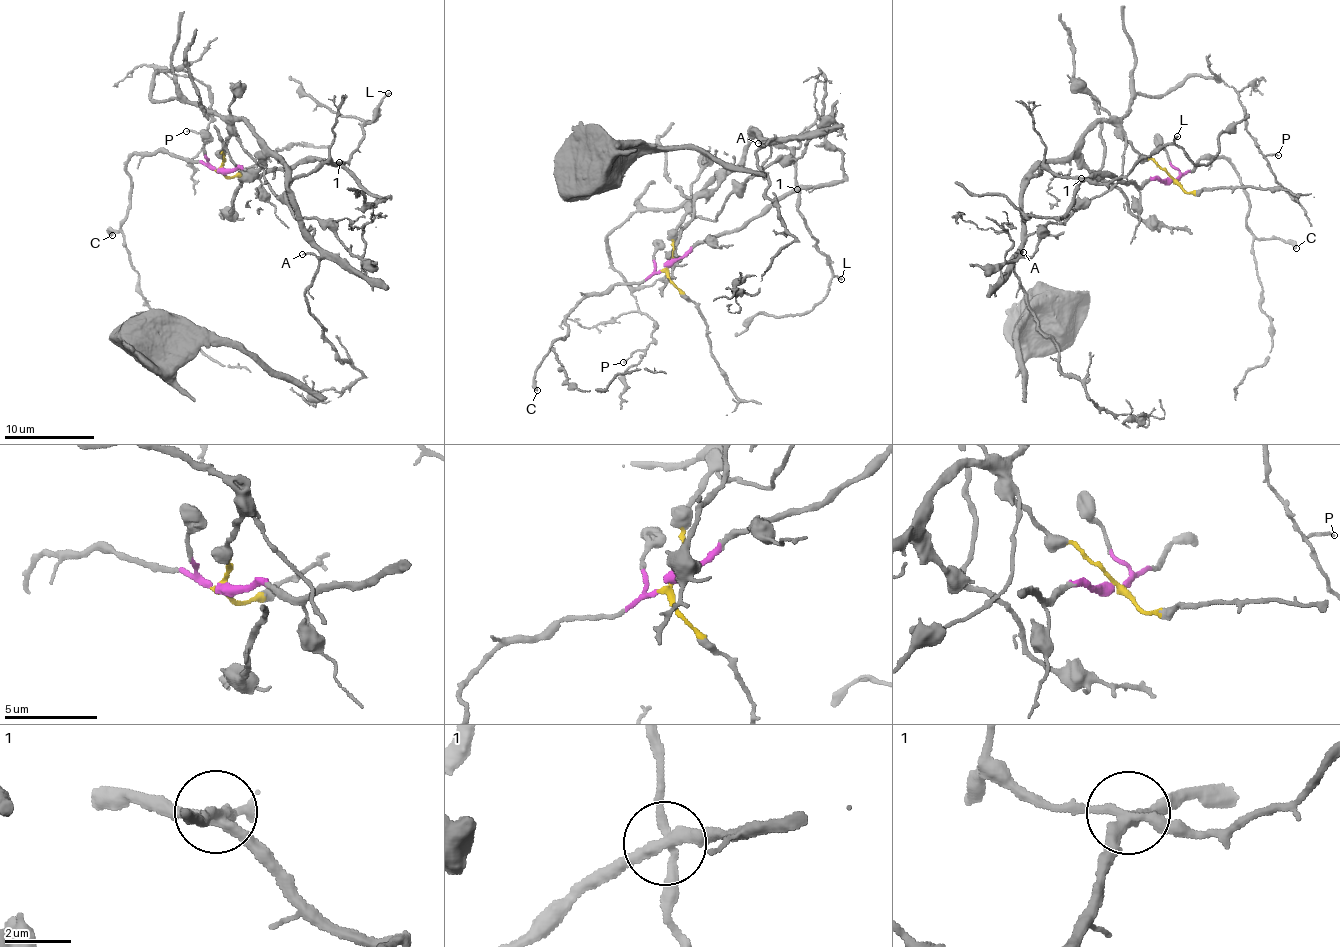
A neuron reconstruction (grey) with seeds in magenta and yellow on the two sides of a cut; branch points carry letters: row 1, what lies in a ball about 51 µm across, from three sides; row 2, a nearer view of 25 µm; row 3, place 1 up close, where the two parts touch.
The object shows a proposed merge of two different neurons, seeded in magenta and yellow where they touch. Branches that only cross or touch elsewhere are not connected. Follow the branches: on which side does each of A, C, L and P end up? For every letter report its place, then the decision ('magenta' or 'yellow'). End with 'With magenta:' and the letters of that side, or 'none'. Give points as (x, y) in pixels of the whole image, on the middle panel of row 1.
A: place (758, 143); yellow
C: place (537, 390); magenta
L: place (841, 279); yellow
P: place (623, 362); yellow
With magenta: C

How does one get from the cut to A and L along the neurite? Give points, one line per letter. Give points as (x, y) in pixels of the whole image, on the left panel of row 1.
A: (219, 168), (229, 128), (245, 120), (282, 163), (299, 232), (319, 252), (302, 254)
L: (219, 168), (229, 128), (241, 119), (292, 175), (308, 174), (327, 161), (345, 163), (389, 92)

